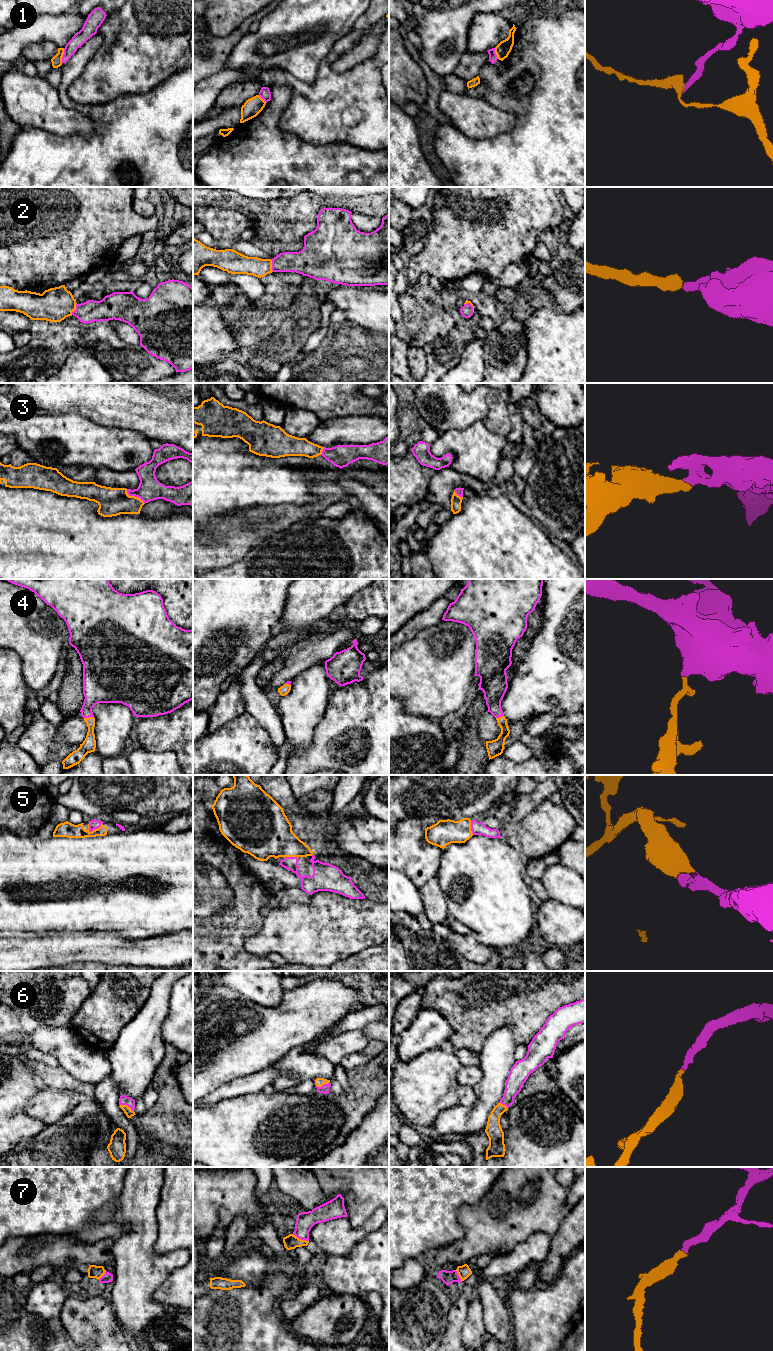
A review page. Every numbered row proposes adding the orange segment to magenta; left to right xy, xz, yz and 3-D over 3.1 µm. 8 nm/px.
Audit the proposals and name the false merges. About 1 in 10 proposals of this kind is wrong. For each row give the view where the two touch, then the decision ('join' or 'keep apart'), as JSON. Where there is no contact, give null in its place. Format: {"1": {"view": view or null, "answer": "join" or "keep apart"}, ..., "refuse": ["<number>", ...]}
{"1": {"view": "xy", "answer": "keep apart"}, "2": {"view": "xy", "answer": "join"}, "3": {"view": "xy", "answer": "join"}, "4": {"view": "xy", "answer": "join"}, "5": {"view": "xy", "answer": "join"}, "6": {"view": "xy", "answer": "join"}, "7": {"view": "xz", "answer": "join"}, "refuse": ["1"]}

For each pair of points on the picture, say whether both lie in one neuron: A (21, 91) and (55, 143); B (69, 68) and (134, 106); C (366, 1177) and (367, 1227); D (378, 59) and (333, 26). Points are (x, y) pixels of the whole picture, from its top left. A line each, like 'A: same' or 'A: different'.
A: different
B: same
C: different
D: different

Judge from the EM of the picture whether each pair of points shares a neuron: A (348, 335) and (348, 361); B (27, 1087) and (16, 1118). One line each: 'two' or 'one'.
A: two
B: one

